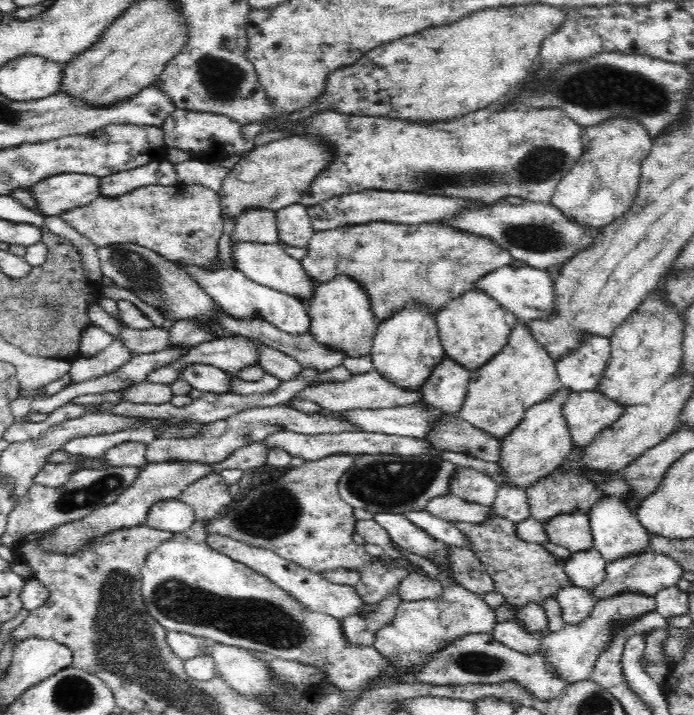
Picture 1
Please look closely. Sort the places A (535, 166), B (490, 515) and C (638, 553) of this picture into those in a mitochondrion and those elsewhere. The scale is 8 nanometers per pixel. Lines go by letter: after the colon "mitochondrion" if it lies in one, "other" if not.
A: mitochondrion
B: other
C: other

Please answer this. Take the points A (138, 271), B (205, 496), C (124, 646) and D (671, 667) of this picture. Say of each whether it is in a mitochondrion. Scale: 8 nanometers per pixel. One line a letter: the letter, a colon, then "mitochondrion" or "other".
A: mitochondrion
B: other
C: mitochondrion
D: other

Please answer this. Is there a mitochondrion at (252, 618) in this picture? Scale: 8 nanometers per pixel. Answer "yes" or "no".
yes

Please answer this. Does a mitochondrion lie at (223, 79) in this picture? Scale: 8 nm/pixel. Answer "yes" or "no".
yes

